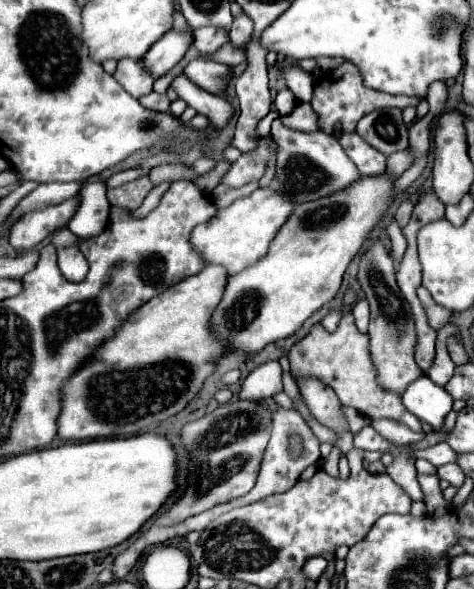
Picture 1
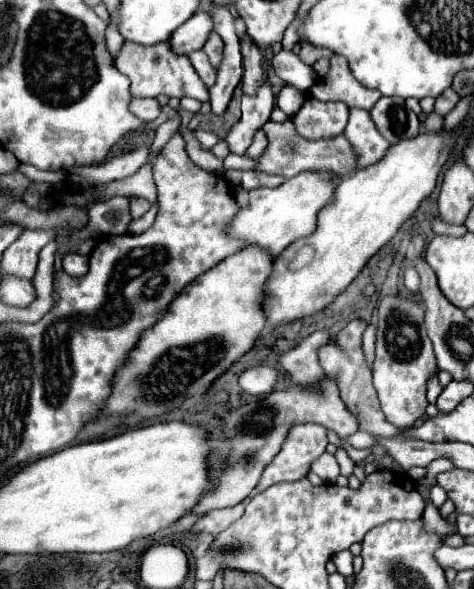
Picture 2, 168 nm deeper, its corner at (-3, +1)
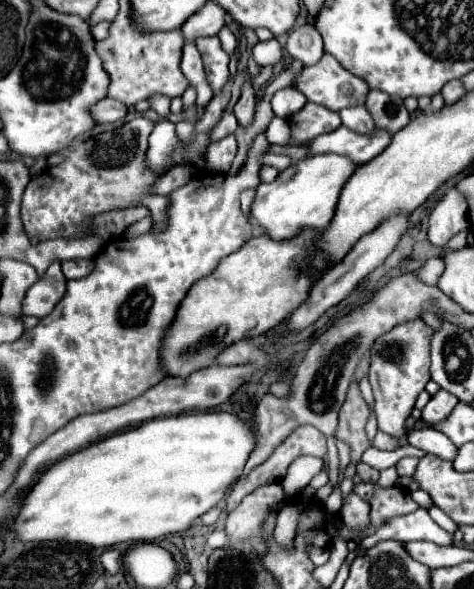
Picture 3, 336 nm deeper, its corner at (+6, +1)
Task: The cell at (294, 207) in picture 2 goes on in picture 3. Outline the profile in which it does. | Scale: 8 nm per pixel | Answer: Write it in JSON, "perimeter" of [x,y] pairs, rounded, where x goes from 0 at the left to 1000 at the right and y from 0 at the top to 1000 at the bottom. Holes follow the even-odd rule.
{"perimeter":[[[679,260],[646,267],[608,287],[599,287],[574,311],[549,311],[540,321],[540,338],[532,348],[527,375],[544,382],[561,399],[582,409],[616,406],[641,385],[679,392],[700,375],[717,324],[755,280],[738,267],[709,260]]]}

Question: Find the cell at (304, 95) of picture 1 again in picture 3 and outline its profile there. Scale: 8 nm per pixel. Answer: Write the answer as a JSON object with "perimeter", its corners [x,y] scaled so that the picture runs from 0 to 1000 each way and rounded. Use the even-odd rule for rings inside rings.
{"perimeter":[[[582,66],[544,70],[532,83],[532,93],[544,110],[582,110],[595,104],[595,80]]]}

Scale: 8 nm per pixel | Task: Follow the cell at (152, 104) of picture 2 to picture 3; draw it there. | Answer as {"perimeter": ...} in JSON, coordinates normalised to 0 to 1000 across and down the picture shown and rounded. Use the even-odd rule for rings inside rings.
{"perimeter":[[[224,165],[190,182],[190,195],[198,199],[203,209],[236,209],[236,205],[249,205],[266,195],[266,178]]]}

